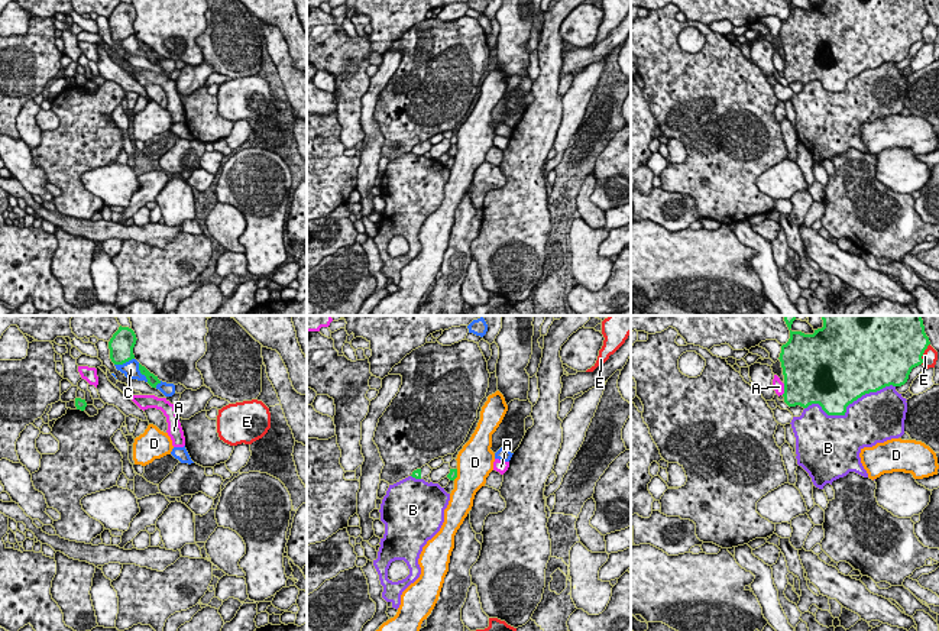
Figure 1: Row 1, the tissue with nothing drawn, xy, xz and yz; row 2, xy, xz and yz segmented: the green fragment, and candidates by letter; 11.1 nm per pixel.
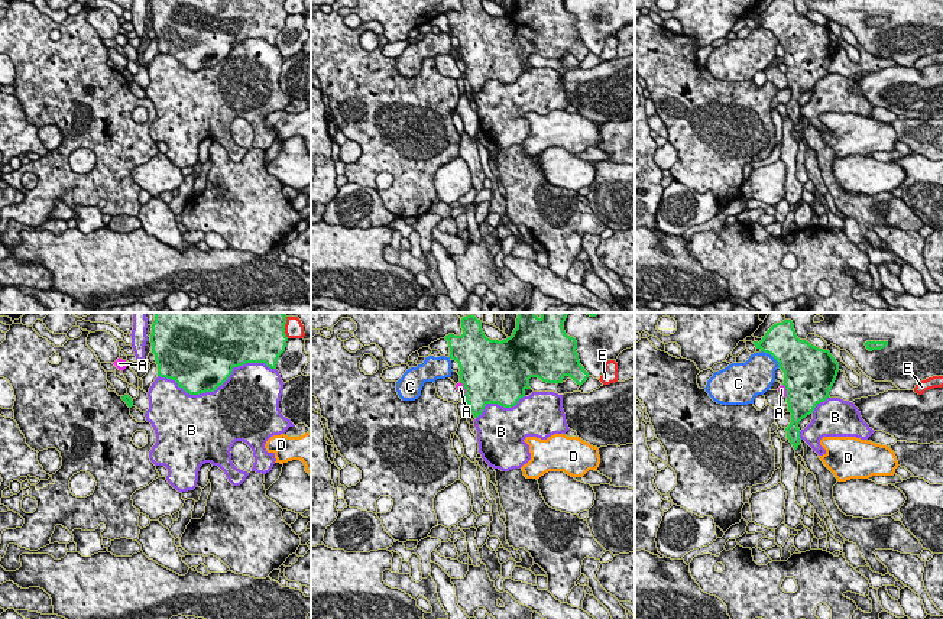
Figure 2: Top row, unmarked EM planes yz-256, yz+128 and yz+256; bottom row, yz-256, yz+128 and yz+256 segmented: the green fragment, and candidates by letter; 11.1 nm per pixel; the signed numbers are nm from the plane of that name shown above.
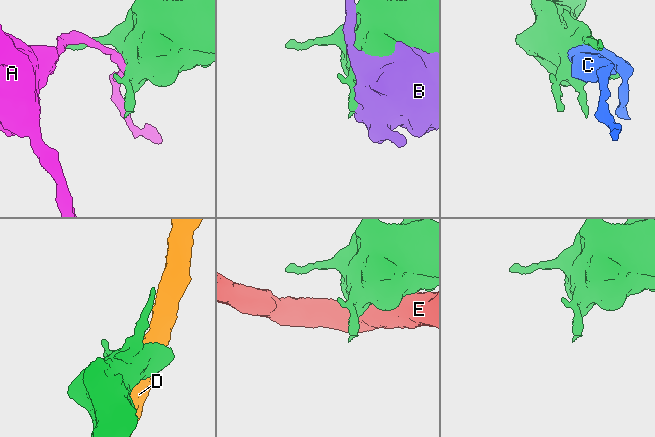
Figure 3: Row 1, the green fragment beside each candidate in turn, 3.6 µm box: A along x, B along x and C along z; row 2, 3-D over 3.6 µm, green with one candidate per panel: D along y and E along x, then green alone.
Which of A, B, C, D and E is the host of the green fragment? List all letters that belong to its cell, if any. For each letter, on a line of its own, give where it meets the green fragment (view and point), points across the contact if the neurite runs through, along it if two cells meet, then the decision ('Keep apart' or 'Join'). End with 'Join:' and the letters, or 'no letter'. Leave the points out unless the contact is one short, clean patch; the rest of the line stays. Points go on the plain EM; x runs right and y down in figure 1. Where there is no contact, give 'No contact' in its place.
A: Touches green at yz (784, 65). Keep apart
B: Touches green at yz (848, 80). Keep apart
C: Touches green at xy (123, 38). Keep apart
D: Touches green at xz (456, 151). Boundary: xz (457, 145), (457, 151), (453, 155). Keep apart
E: Touches green at yz (923, 28). Keep apart
Join: no letter

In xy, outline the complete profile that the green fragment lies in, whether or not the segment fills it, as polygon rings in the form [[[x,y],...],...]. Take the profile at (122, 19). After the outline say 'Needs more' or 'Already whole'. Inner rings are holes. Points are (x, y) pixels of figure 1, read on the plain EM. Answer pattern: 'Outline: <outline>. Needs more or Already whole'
Outline: [[[120,1],[109,17],[111,38],[114,41],[123,41],[135,35],[133,23],[136,16],[136,10],[132,4]]]. Already whole

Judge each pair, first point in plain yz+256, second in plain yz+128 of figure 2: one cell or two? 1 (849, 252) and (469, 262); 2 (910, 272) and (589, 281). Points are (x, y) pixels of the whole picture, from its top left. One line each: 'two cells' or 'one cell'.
1: one cell
2: one cell

